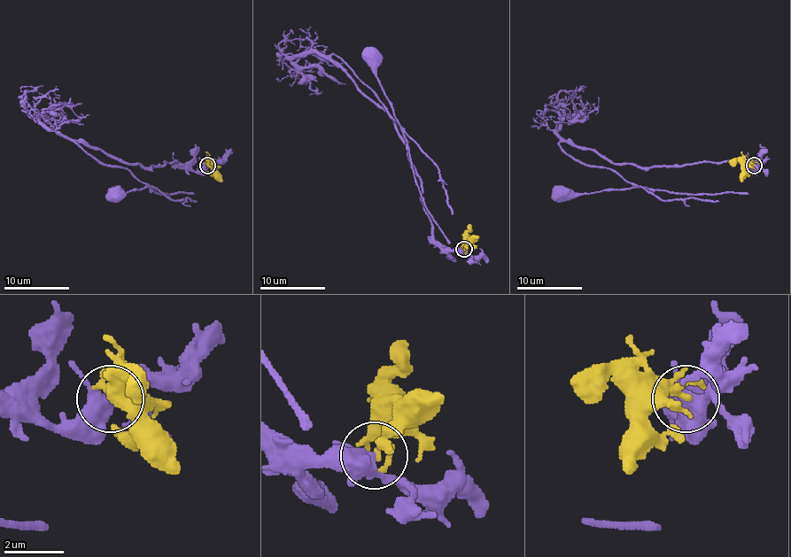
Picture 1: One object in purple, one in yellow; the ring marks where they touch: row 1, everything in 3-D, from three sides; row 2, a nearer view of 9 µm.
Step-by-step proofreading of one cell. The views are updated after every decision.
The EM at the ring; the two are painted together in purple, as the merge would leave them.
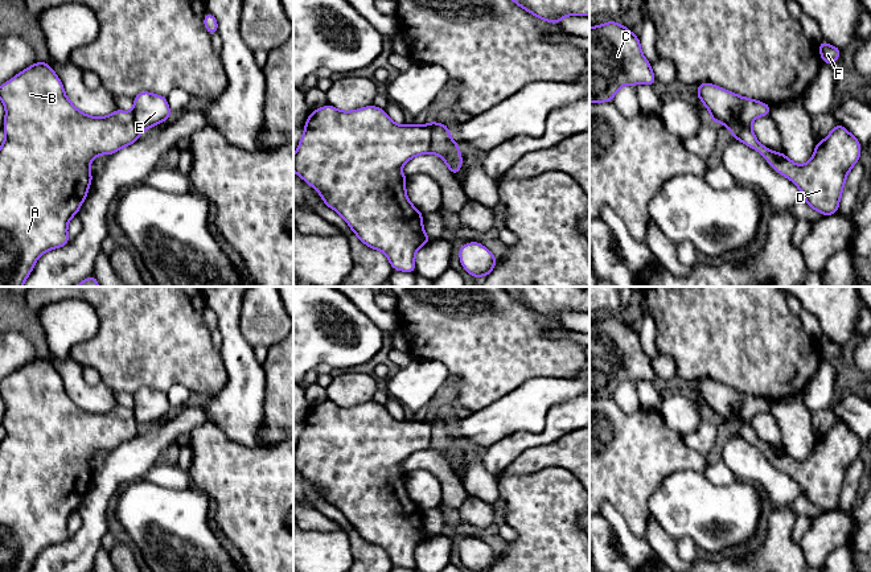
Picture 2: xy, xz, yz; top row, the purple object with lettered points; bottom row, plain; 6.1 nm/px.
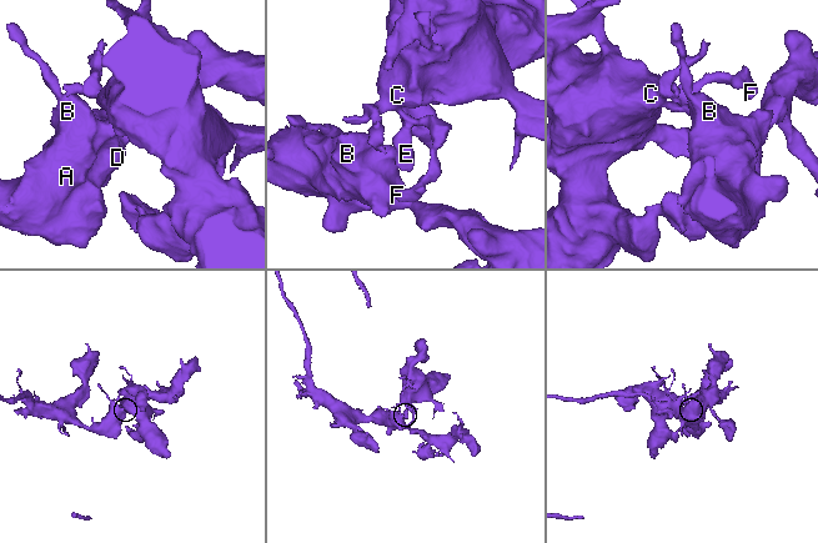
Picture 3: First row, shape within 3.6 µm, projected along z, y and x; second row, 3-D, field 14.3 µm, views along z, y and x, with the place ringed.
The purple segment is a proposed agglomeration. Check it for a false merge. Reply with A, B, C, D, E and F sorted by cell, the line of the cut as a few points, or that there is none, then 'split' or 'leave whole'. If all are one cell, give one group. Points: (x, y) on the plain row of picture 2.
groups A B D / C E F; cut xz (427, 420), (431, 427), (431, 447); split

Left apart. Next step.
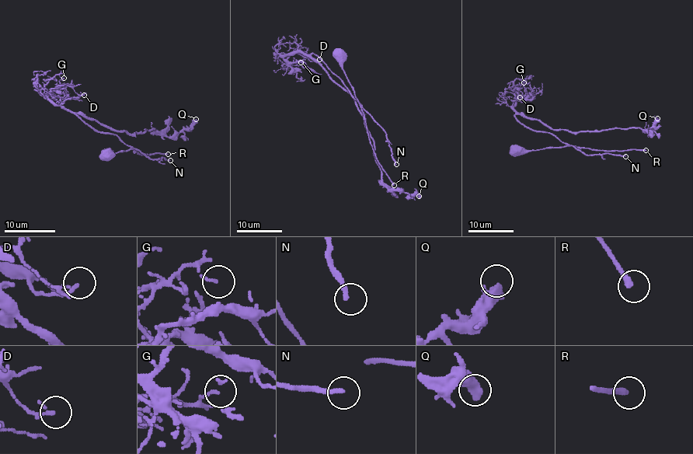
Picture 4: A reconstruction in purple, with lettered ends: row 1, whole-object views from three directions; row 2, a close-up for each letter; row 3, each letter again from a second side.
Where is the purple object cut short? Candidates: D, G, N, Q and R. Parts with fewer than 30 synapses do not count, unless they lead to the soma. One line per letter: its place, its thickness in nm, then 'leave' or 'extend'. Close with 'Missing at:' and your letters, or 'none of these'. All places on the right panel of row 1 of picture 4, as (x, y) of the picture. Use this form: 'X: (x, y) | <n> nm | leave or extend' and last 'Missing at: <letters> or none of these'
D: (520, 97) | 160 nm | leave
G: (524, 82) | 110 nm | leave
N: (625, 156) | 200 nm | leave
Q: (657, 118) | 550 nm | leave
R: (645, 150) | 260 nm | leave
Missing at: none of these

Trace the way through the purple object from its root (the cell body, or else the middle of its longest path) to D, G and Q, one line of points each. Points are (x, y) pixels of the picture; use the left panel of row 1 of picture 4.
D: (88, 119), (63, 106), (55, 106), (45, 96), (53, 88), (61, 85), (70, 85), (77, 93), (84, 95)
G: (88, 119), (63, 106), (55, 106), (45, 96), (47, 92), (45, 85), (50, 79), (57, 75), (64, 78)
Q: (88, 119), (128, 134), (154, 129), (165, 136), (176, 136), (196, 119)

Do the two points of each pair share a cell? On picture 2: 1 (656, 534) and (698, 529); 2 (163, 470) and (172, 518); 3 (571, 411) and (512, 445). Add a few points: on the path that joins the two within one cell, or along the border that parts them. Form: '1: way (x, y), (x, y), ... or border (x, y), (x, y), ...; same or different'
1: border (650, 513), (676, 540); different
2: border (143, 478), (175, 489), (188, 489), (192, 486); different
3: way (557, 426), (538, 440), (526, 440); same

